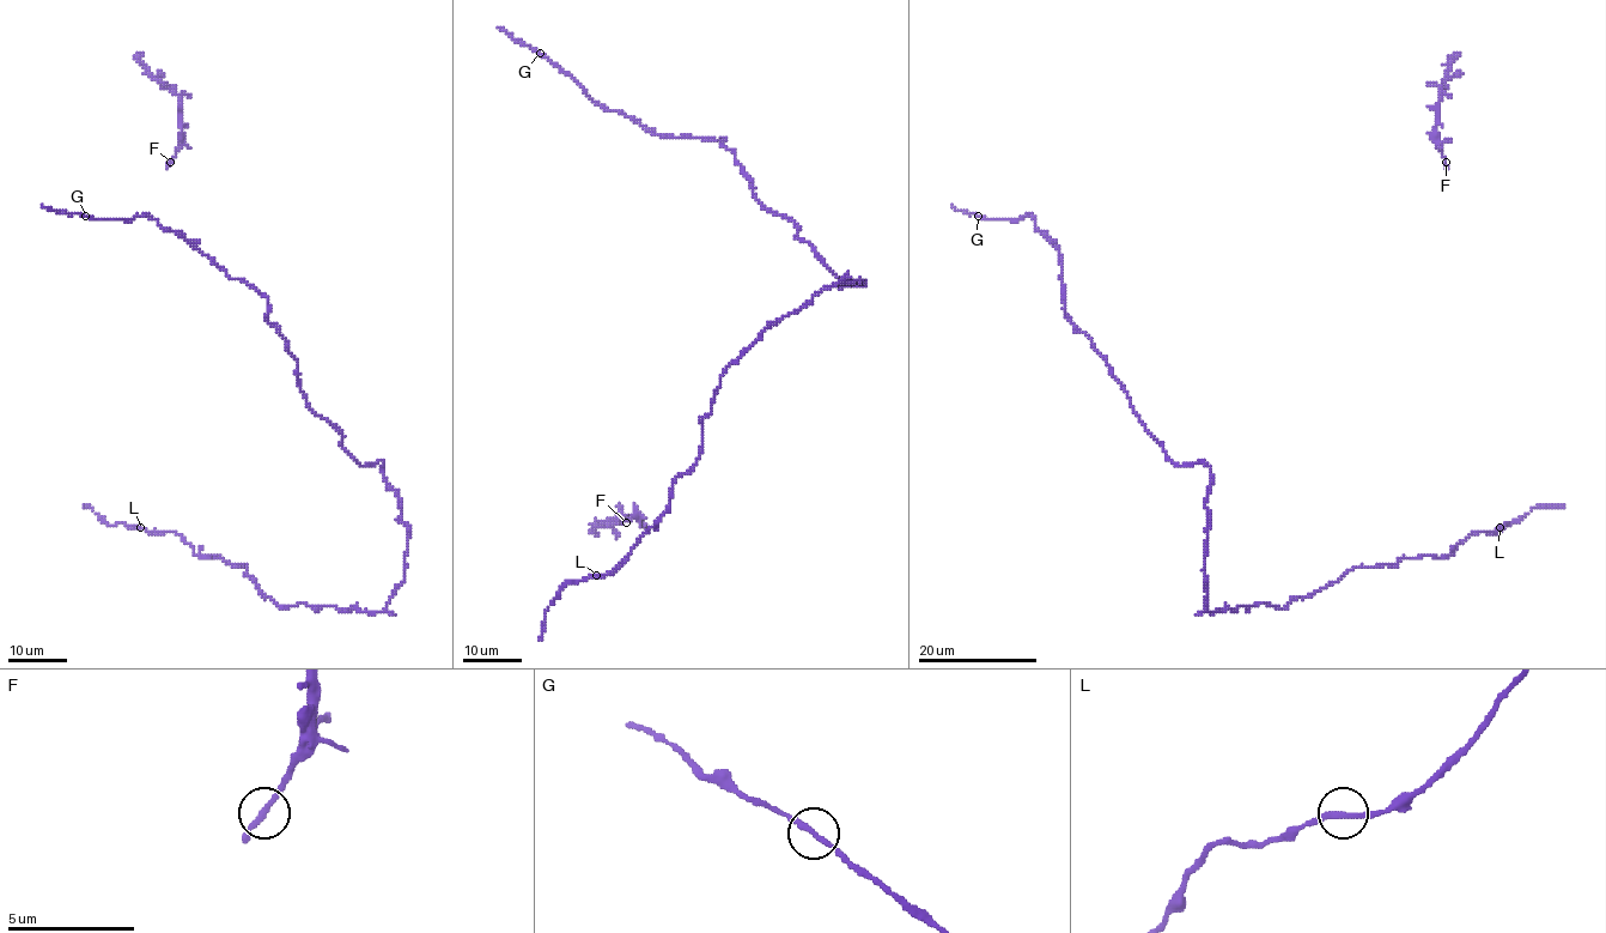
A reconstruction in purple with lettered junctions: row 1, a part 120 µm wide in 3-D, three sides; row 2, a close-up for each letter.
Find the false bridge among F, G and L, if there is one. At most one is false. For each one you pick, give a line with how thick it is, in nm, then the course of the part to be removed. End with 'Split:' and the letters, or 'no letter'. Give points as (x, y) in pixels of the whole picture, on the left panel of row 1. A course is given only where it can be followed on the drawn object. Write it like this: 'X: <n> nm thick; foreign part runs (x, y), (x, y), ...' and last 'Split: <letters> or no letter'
Split: no letter

